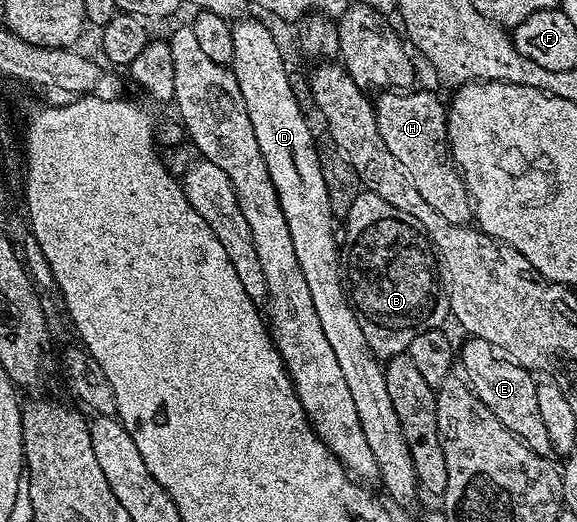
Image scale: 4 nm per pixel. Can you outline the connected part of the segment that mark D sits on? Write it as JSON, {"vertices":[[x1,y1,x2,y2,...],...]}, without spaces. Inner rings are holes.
{"vertices":[[250,16,238,19,231,31,233,60,230,67,235,74,237,88,241,88,245,112,249,112,249,124,253,124,253,136,257,136,257,148,261,148,261,156,265,156,269,180,273,180,273,188,277,188,277,200,281,204,281,212,285,214,285,224,289,226,293,252,297,256,297,264,301,264,313,309,353,396,357,420,361,420,361,432,365,432,365,441,373,452,373,460,377,460,378,481,383,482,384,492,397,505,407,506,421,494,417,472,413,468,413,456,409,456,409,444,405,444,405,435,401,433,401,420,397,420,389,388,385,388,384,363,372,355,345,289,341,246,336,235,335,238,331,235,333,215,325,176,322,175,316,135,311,135,308,115,297,108,297,99,293,97,293,88,289,84,289,65,283,59,283,50,274,32,265,23]]}

